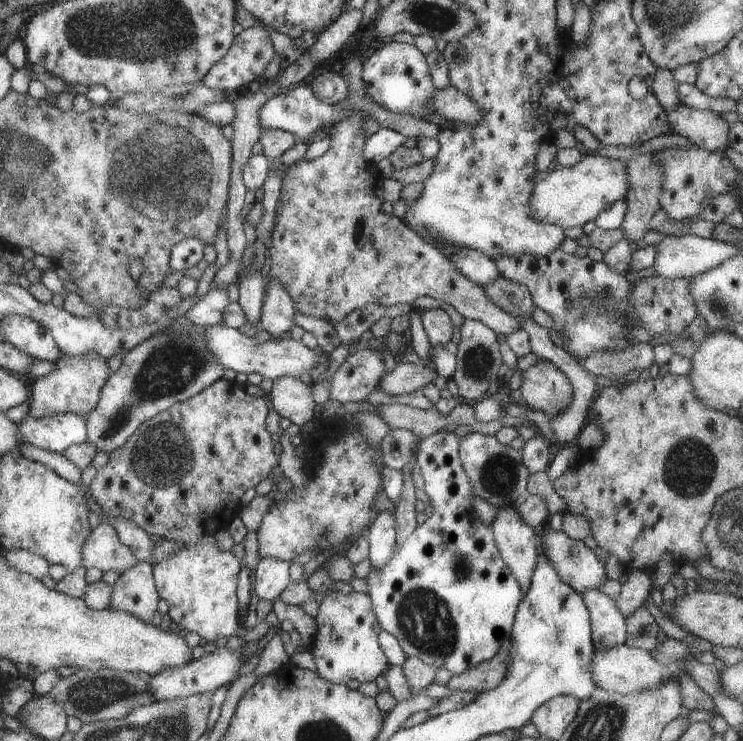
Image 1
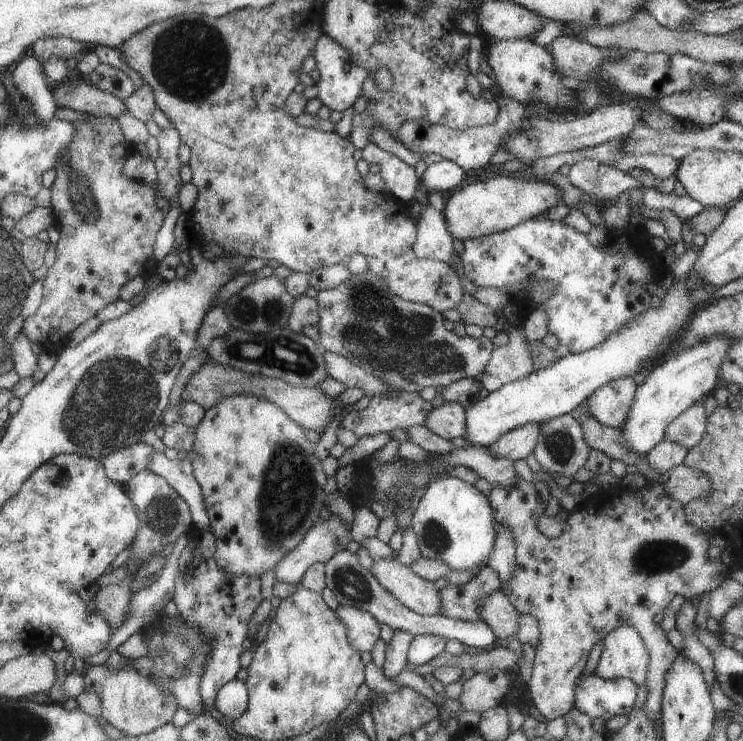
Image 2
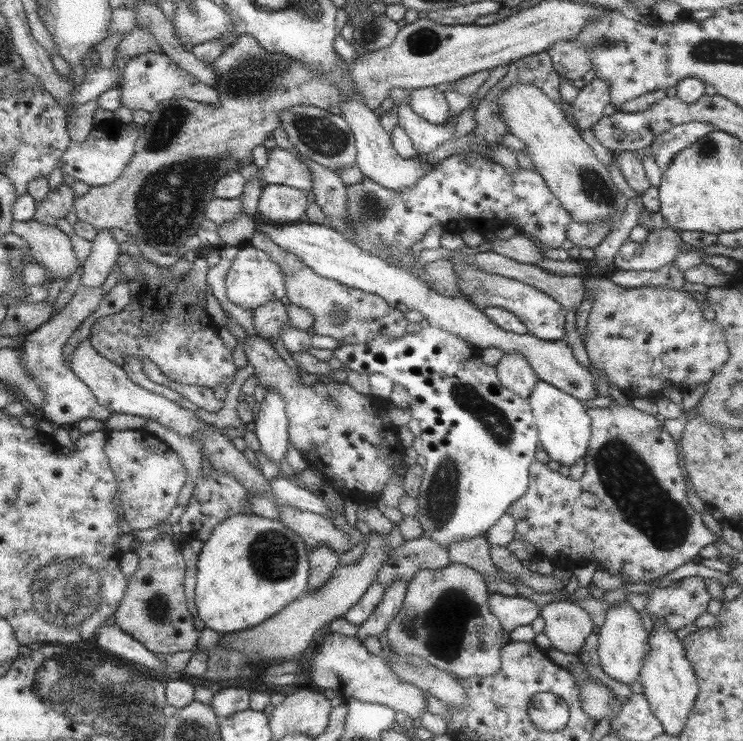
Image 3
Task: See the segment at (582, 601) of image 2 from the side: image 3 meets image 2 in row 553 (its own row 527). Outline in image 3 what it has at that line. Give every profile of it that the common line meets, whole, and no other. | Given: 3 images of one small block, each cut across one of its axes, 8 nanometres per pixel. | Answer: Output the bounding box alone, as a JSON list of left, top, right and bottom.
[507,404,715,583]

